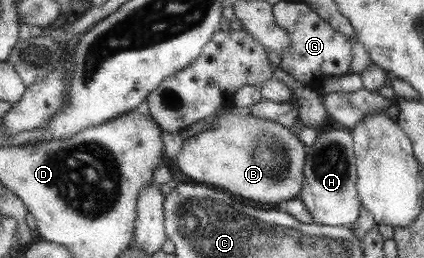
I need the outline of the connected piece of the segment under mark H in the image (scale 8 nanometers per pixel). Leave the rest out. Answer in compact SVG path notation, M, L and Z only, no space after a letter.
M336 126L327 132L321 131L312 146L306 146L305 183L298 198L313 213L316 223L329 226L347 226L357 221L361 211L361 196L357 190L356 151L353 147L353 134L349 129Z

